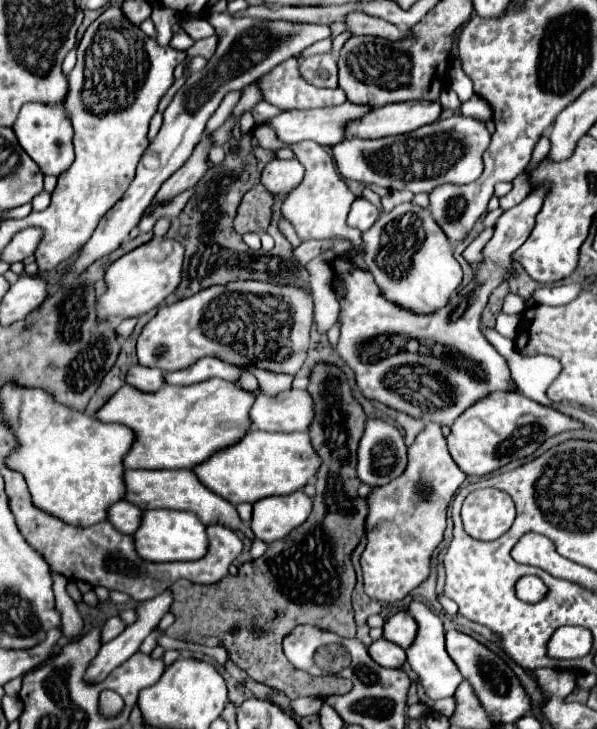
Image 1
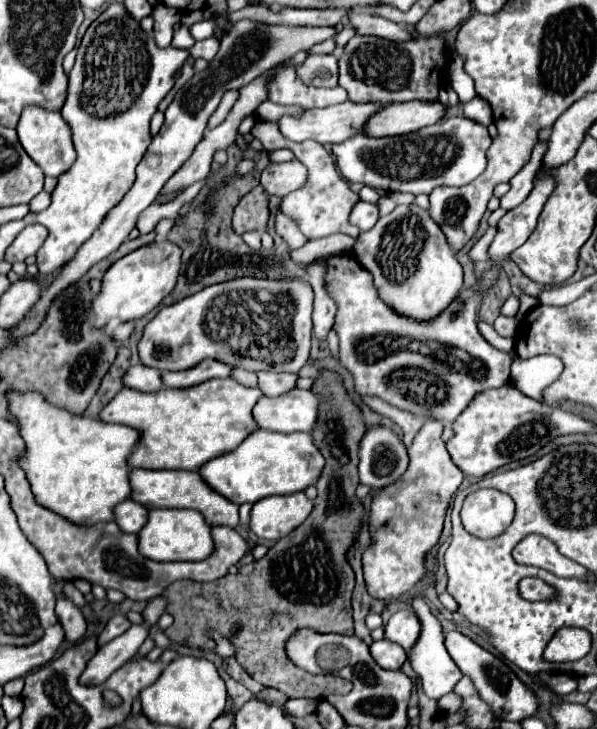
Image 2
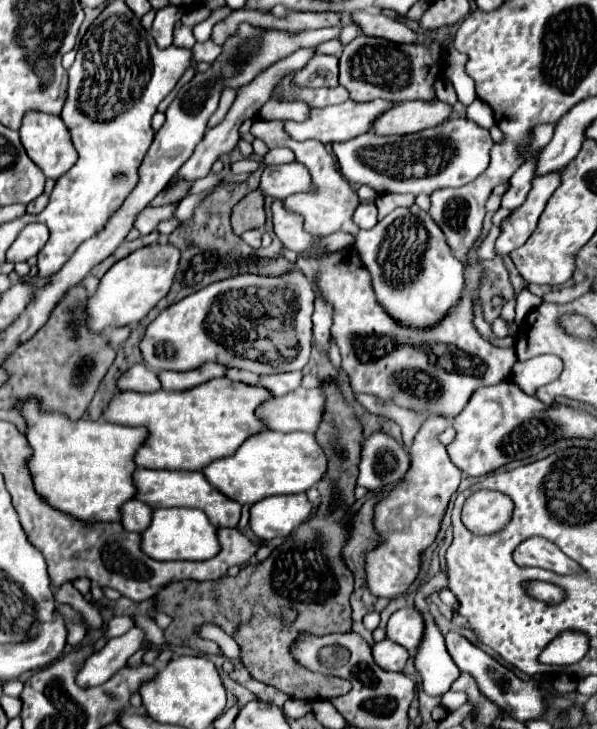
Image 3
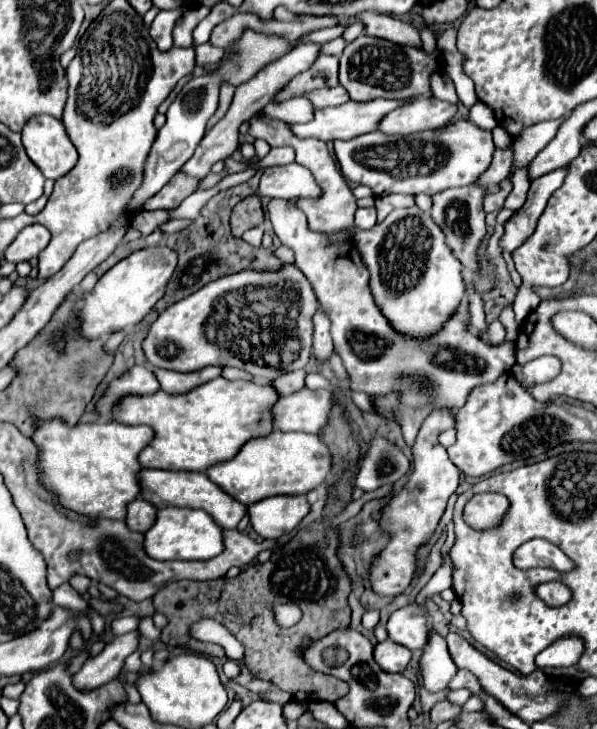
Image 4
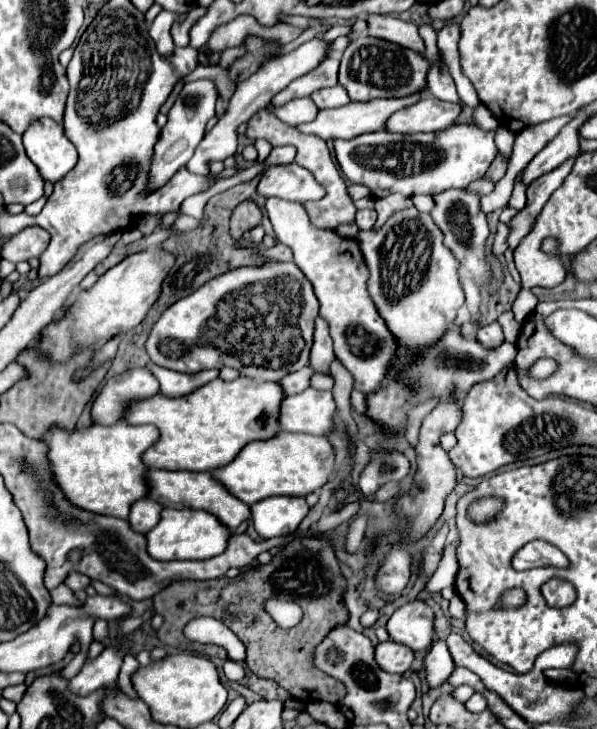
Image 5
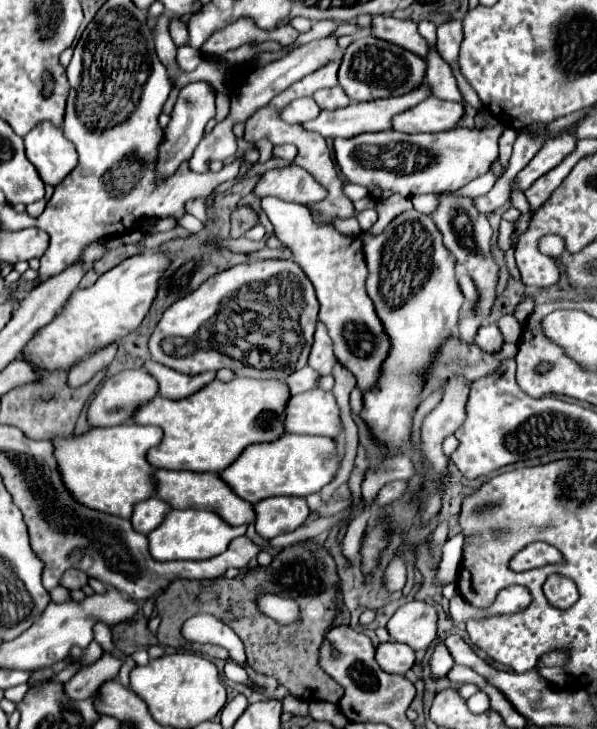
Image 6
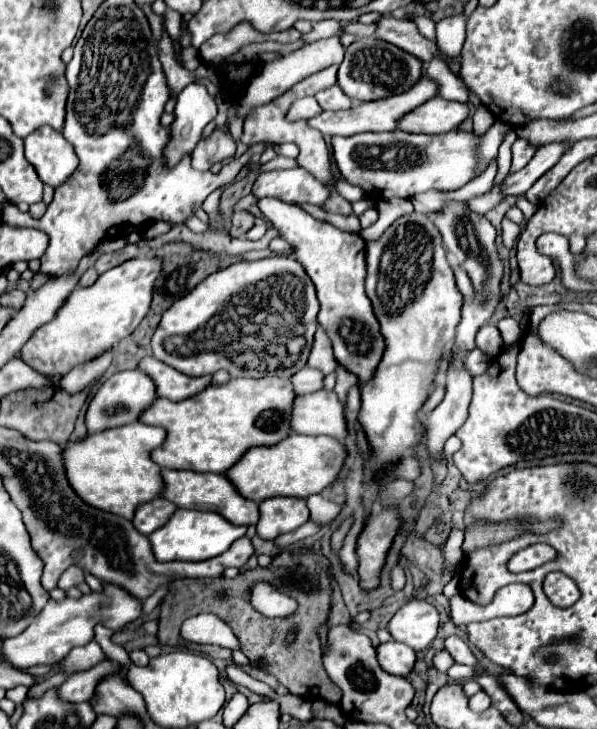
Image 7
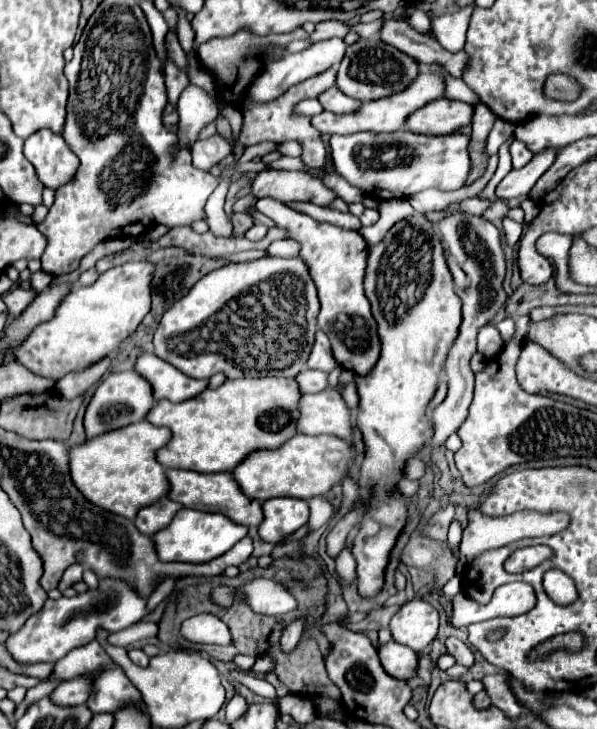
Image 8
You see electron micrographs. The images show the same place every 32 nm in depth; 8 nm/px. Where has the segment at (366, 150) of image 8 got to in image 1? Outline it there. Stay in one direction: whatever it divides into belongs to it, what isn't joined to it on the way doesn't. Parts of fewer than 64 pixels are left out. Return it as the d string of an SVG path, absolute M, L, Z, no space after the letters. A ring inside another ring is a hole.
M454 114L450 118L440 118L432 124L426 124L424 128L418 128L416 132L408 132L402 136L388 136L380 140L348 138L332 146L332 150L334 150L336 166L342 176L358 182L368 182L368 184L396 188L396 190L410 190L418 194L418 192L432 192L436 186L444 182L456 182L456 184L474 182L482 174L482 154L488 148L488 144L490 144L490 132L486 130L486 124L482 120Z

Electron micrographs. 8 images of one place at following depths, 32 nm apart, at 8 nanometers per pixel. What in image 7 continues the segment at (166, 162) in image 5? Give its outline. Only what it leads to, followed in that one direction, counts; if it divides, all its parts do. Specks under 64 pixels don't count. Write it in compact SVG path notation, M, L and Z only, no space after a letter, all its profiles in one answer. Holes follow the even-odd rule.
M194 82L188 84L180 94L174 108L174 122L170 124L170 142L164 148L164 166L174 168L180 158L190 156L192 148L202 138L204 126L214 120L216 104L214 96L208 94L206 86Z

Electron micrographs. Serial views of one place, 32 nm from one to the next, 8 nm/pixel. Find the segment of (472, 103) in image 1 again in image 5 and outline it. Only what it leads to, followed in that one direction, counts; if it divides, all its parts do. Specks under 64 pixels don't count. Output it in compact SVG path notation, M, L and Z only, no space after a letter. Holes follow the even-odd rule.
M478 104L474 108L472 118L474 118L474 124L484 128L484 130L496 130L498 128L498 120L492 116L492 112L488 112L488 108L484 108L484 104Z

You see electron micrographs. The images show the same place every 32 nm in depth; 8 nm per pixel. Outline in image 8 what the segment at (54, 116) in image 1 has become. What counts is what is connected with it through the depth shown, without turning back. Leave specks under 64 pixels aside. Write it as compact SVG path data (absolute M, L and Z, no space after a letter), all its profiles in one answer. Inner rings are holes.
M42 128L24 140L24 156L36 168L42 184L52 190L66 184L78 168L78 158L68 150L64 138L52 134L48 128Z

